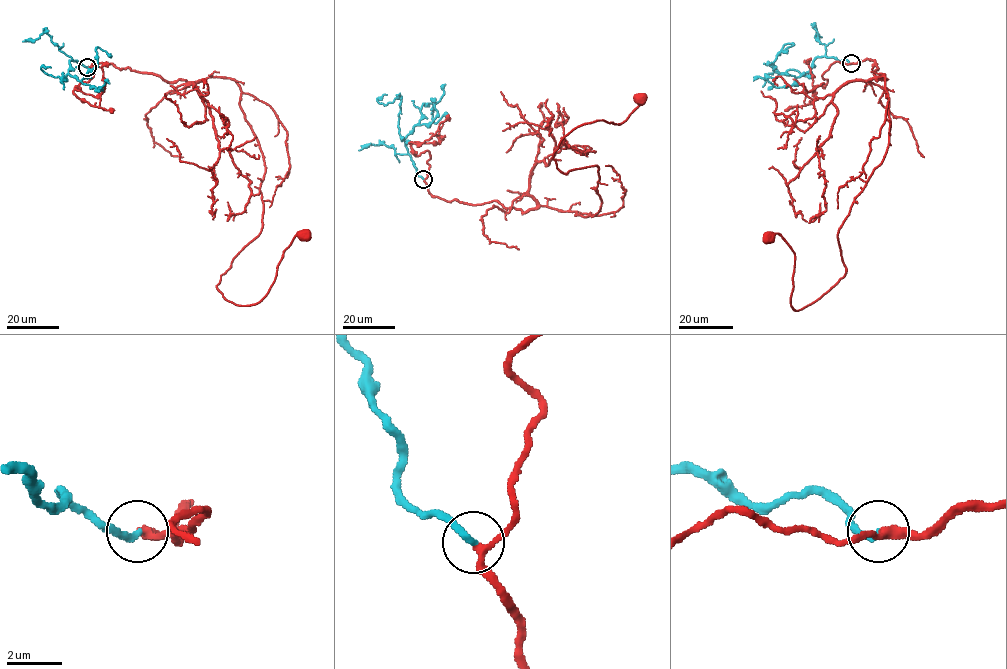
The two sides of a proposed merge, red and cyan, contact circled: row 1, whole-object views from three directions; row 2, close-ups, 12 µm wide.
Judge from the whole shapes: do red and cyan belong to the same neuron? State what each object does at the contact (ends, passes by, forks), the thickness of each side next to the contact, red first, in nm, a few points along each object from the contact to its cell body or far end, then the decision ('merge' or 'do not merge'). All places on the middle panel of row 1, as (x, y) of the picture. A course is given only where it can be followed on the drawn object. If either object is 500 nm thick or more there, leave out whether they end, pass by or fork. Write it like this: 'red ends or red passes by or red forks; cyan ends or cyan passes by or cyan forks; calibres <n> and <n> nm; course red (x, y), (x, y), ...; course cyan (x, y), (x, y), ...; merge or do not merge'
red passes by; cyan ends; calibres 240 and 280 nm; course red (423, 179), (448, 201), (594, 215), (598, 167), (563, 173), (553, 154), (583, 124), (621, 124), (640, 97); course cyan (423, 179), (404, 138), (421, 118), (424, 104), (434, 106), (436, 123), (447, 117); merge

